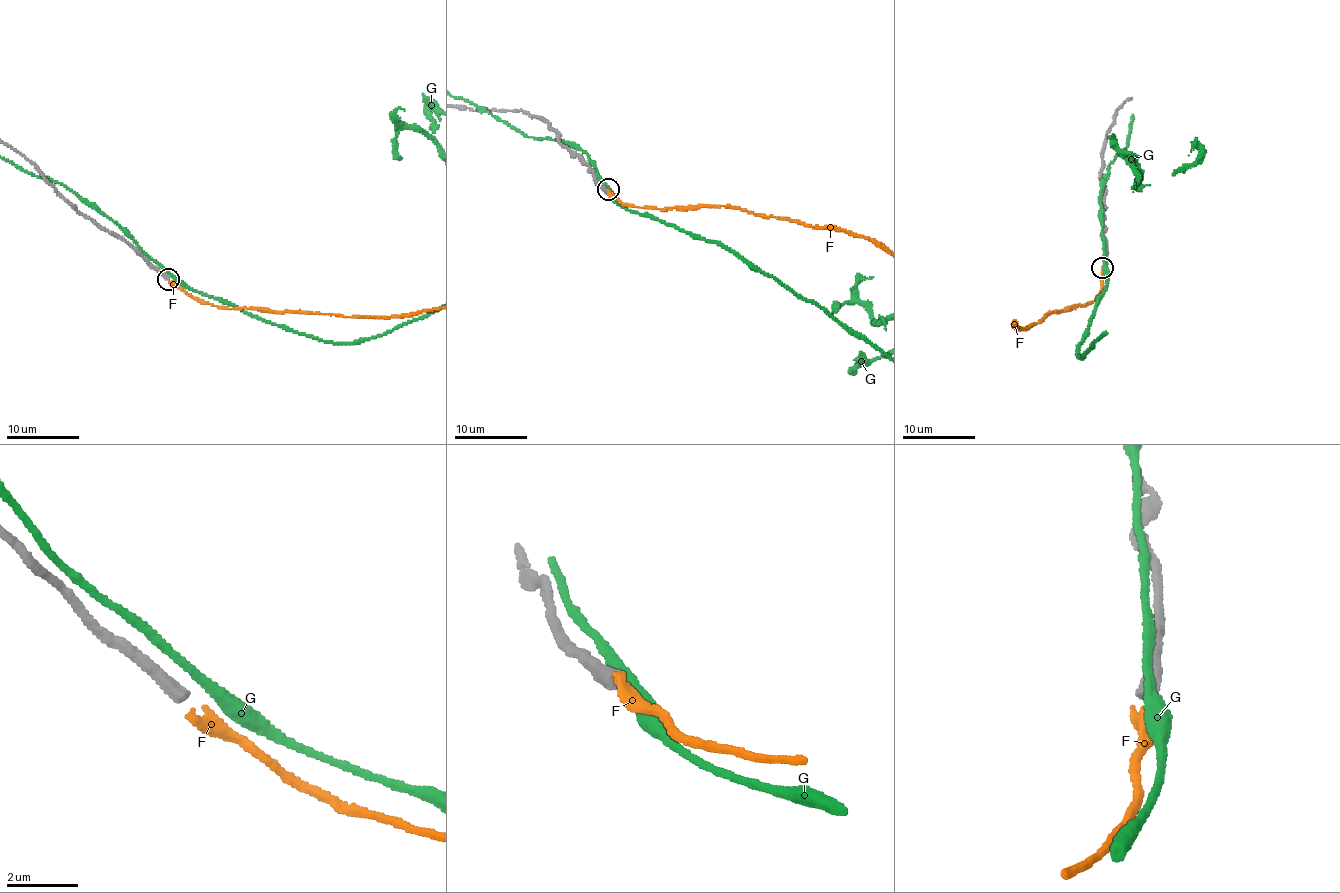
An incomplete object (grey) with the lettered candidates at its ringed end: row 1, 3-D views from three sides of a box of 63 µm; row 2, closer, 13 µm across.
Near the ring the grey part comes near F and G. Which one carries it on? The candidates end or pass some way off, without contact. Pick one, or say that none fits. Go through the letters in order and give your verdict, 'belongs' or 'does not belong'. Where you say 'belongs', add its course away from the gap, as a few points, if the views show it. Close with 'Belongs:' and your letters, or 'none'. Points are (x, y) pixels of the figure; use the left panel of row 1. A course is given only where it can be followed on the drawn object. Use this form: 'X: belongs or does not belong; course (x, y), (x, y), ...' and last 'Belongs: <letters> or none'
F: belongs
G: does not belong
Belongs: F

